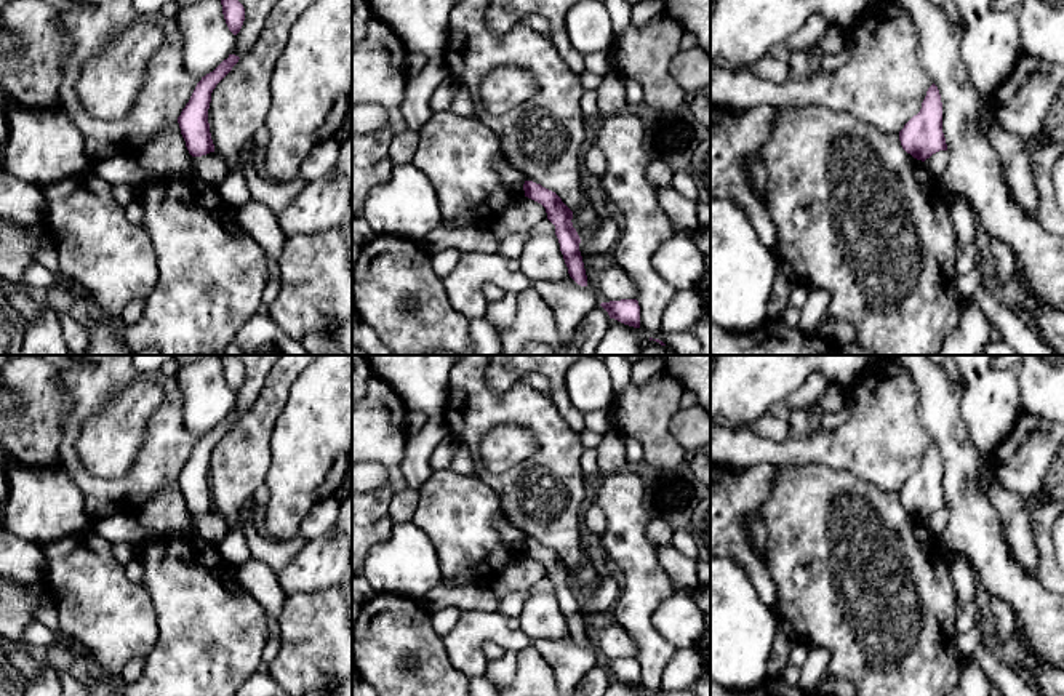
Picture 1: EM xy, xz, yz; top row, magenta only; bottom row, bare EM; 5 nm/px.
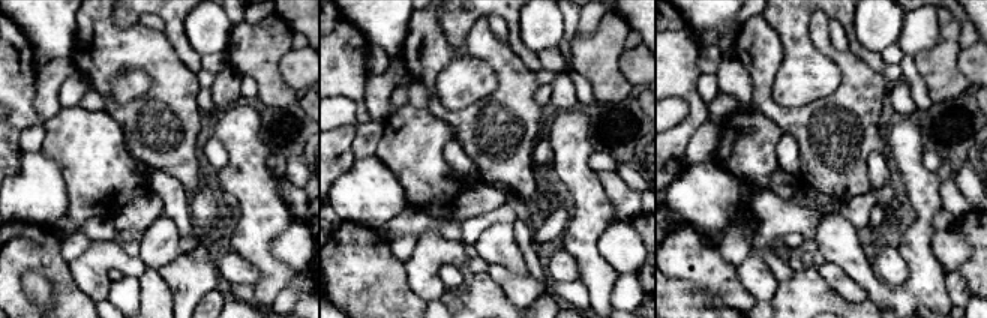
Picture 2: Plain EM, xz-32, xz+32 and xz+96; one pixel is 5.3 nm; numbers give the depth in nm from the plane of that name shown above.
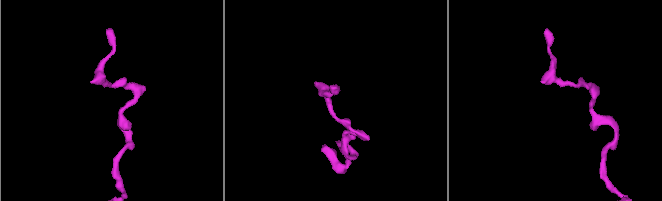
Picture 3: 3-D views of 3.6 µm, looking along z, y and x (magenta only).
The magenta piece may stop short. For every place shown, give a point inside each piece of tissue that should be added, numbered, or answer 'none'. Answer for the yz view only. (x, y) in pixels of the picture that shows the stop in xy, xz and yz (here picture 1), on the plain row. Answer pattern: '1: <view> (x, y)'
none

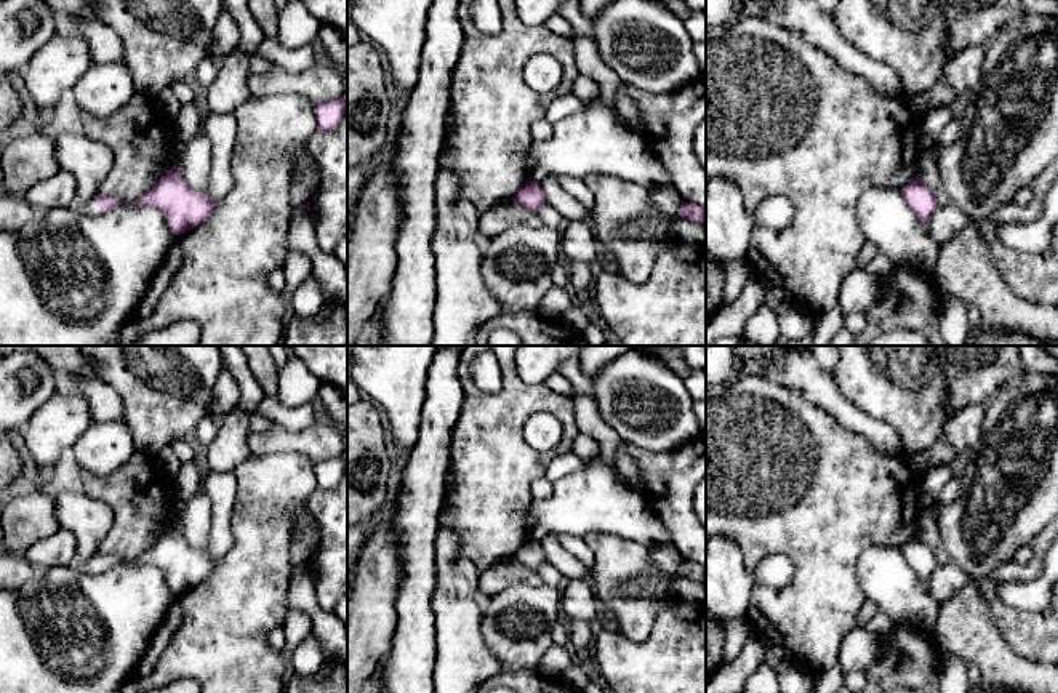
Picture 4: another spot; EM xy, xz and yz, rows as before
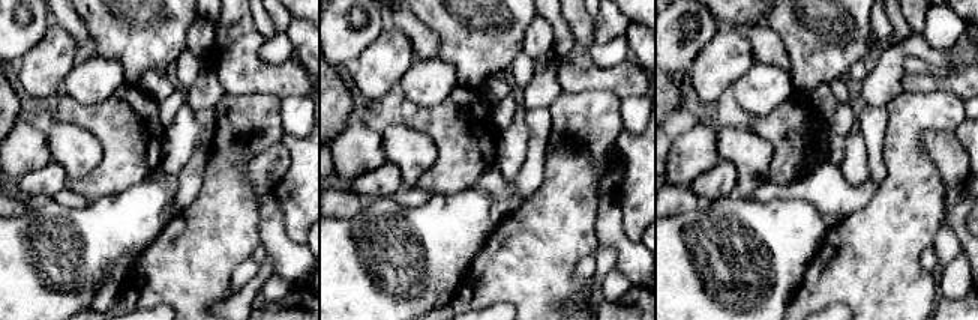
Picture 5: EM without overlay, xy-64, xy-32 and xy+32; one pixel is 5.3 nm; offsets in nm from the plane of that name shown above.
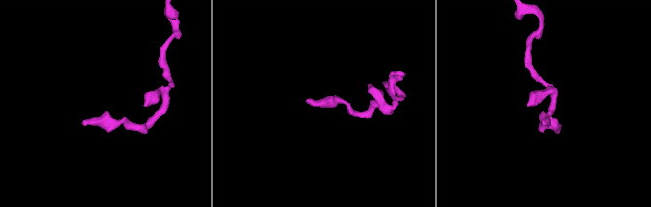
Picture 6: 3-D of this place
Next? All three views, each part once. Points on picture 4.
1: xy (90, 567)

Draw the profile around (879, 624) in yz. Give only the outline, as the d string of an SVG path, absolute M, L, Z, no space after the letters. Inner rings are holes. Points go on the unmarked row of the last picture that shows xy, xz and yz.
M874 611L872 618L866 624L866 631L877 640L882 640L892 629L895 623L884 613Z

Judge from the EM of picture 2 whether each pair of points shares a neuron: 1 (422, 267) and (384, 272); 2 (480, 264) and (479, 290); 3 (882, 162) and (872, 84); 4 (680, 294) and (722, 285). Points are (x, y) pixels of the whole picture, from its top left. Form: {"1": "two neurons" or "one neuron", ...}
{"1": "two neurons", "2": "two neurons", "3": "two neurons", "4": "two neurons"}

